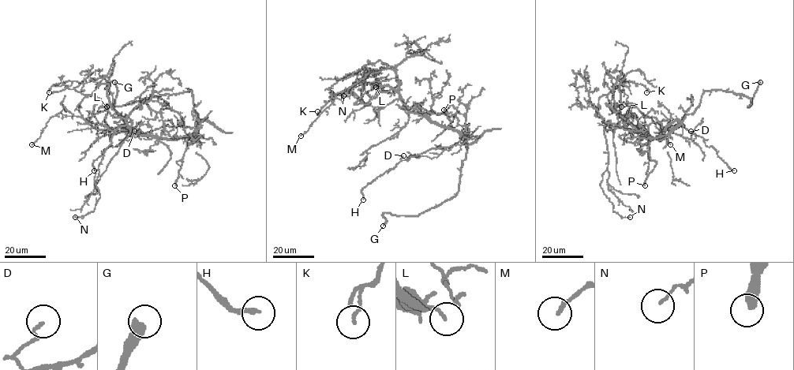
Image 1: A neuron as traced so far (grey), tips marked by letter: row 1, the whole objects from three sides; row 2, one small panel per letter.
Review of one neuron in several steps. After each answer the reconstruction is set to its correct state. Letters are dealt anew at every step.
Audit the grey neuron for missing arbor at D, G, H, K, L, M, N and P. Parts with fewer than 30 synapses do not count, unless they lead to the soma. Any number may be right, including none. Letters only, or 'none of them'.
G

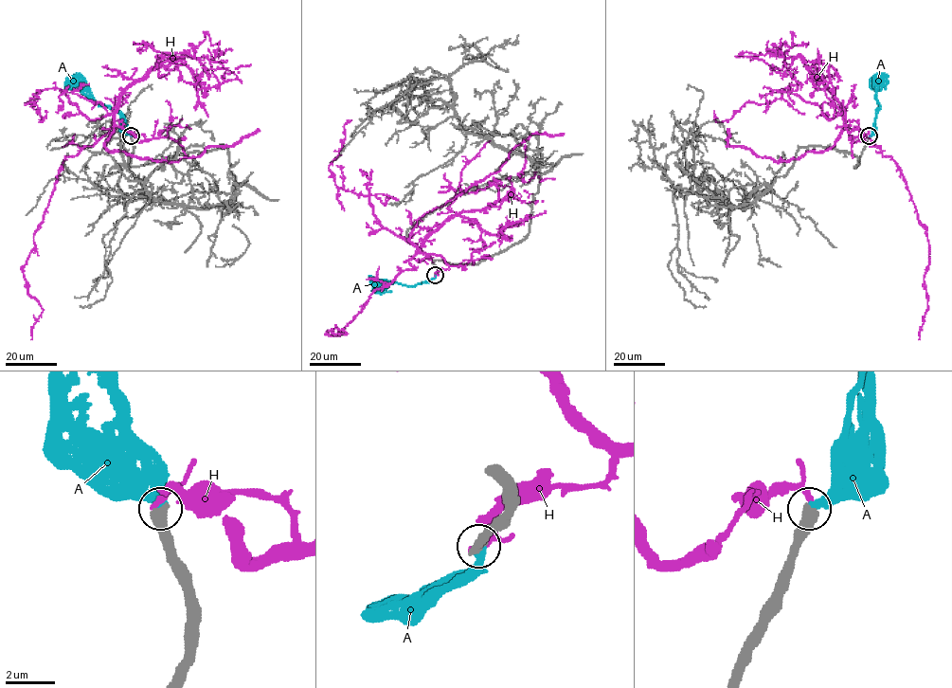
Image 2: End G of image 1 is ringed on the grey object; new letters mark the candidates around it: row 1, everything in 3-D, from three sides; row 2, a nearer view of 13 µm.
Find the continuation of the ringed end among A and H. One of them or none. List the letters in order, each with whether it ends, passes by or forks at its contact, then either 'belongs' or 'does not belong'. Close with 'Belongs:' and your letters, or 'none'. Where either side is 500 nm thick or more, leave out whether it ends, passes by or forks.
A: it ends | belongs
H: it ends | does not belong
Belongs: A

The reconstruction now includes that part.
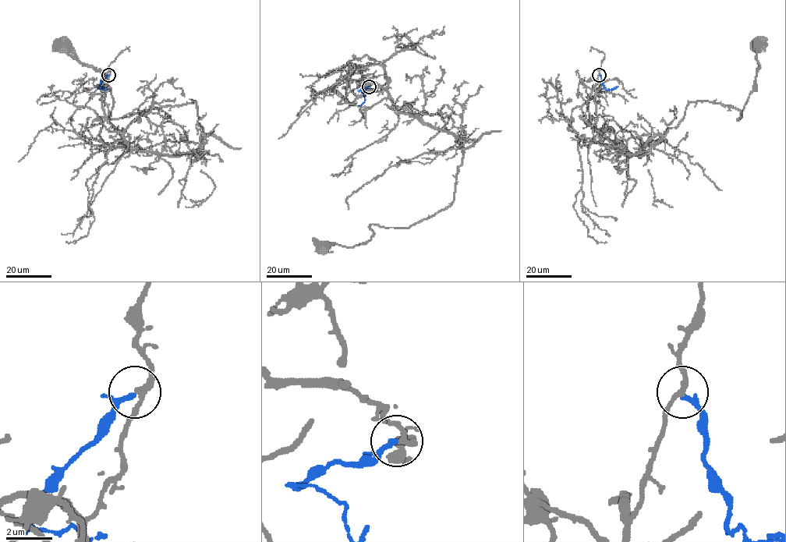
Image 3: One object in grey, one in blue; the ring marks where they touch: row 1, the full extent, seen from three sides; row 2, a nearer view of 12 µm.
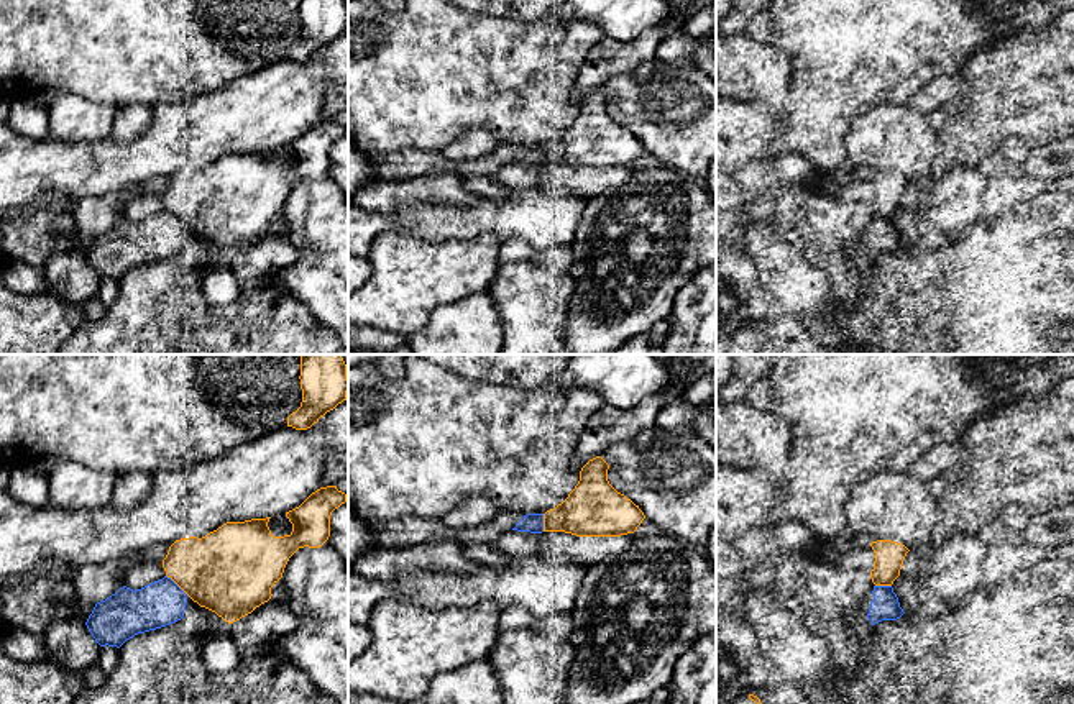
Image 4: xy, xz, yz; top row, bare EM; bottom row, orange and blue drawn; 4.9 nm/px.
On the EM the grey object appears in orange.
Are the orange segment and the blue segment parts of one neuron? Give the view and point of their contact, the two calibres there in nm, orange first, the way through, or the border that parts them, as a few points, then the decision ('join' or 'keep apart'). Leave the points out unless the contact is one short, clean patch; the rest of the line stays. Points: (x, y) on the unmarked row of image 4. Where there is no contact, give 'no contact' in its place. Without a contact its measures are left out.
xy (178, 217) | 420/220 nm | keep apart

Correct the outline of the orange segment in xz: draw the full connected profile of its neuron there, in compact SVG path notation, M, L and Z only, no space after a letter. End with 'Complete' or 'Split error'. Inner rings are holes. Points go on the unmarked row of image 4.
M596 89L580 103L580 113L568 130L544 146L544 164L576 169L621 169L634 166L644 144L608 113L609 97Z. Complete

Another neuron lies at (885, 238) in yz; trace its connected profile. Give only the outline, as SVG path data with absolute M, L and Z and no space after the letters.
M874 218L872 226L854 248L854 263L869 271L870 261L882 253L897 253L903 248L892 218Z

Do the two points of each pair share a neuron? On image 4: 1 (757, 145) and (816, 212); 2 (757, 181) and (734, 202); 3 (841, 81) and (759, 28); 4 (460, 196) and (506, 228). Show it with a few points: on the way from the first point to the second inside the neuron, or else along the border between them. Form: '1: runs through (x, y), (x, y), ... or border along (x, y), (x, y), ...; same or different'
1: runs through (756, 166), (795, 209); same
2: border along (733, 179), (744, 192), (749, 220); different
3: border along (769, 17), (774, 41); different
4: border along (427, 204), (467, 205); different

